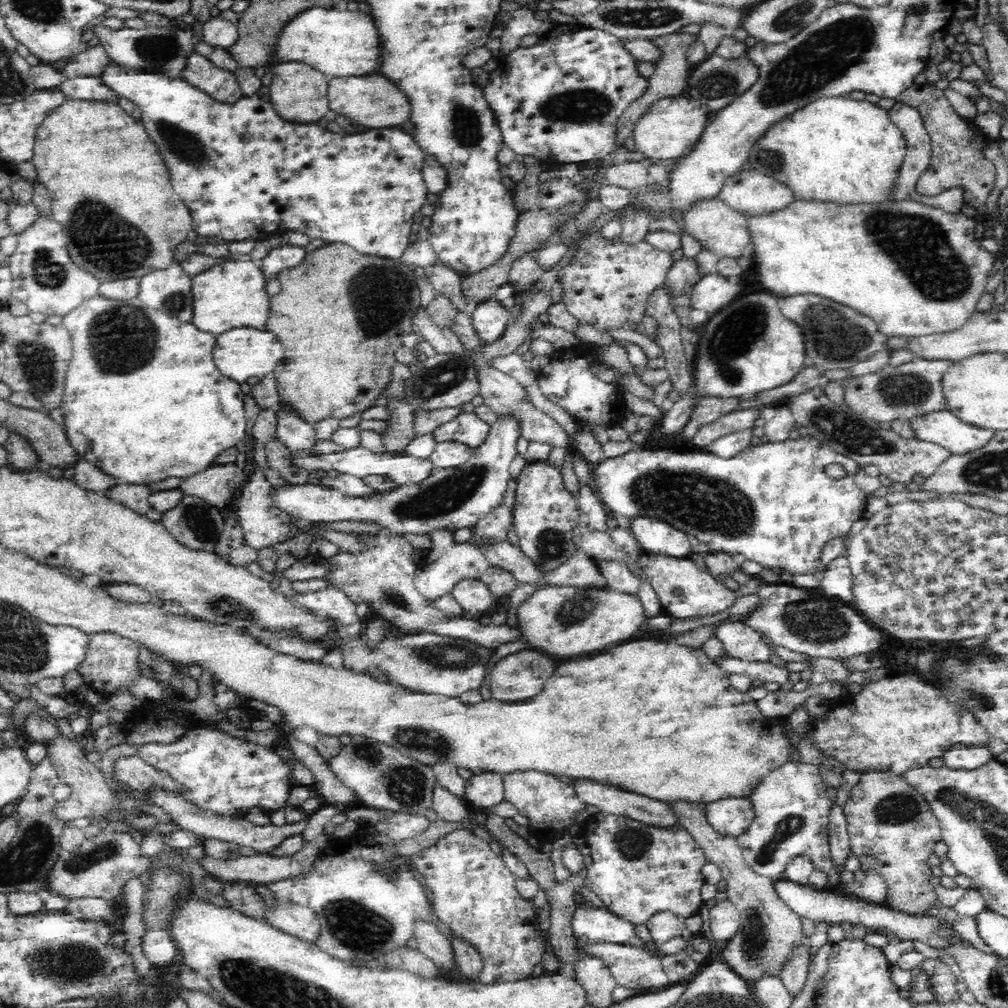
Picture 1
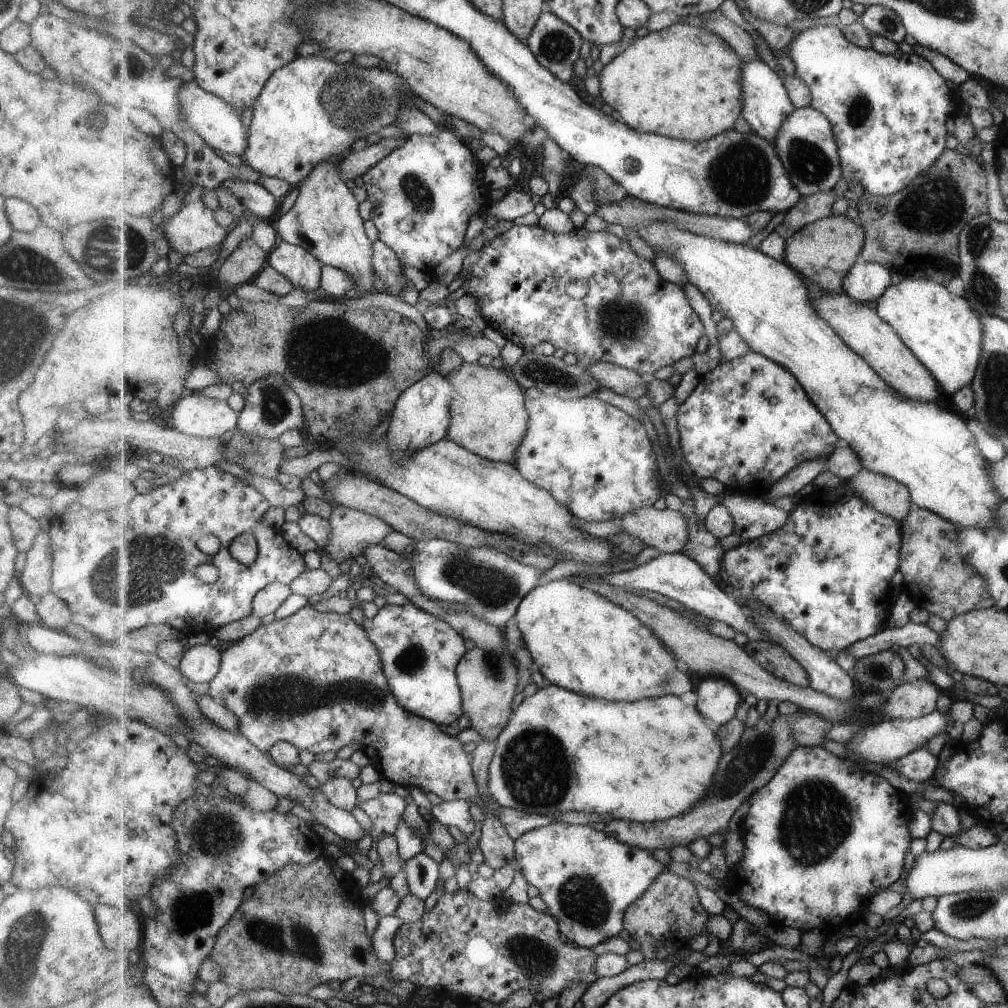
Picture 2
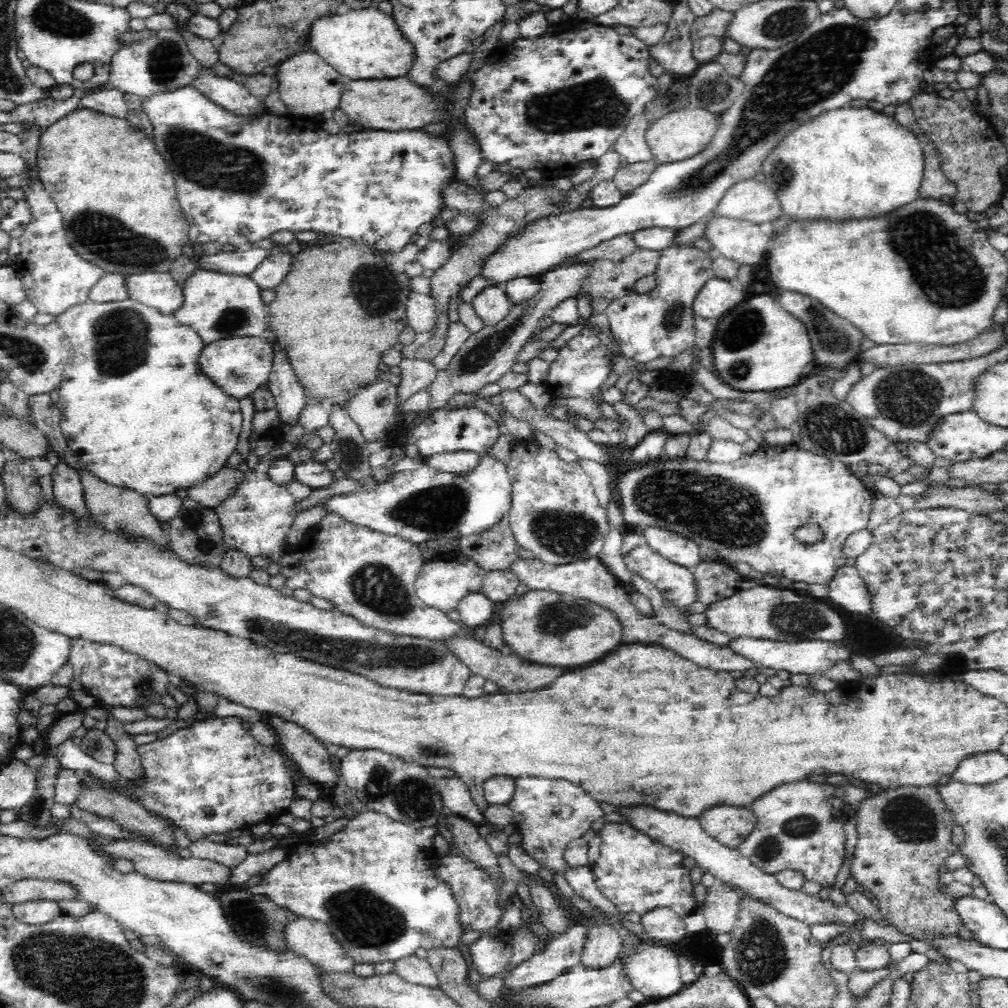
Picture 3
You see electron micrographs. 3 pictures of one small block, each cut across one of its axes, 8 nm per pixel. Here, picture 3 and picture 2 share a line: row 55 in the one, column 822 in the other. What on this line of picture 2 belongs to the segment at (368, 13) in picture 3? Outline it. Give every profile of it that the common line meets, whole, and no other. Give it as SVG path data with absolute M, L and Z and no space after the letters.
M651 222L635 230L653 252L669 254L683 264L683 270L687 272L691 283L707 297L714 310L721 310L724 318L732 320L733 328L747 340L751 351L761 353L795 375L810 399L834 427L843 444L851 446L859 456L865 470L902 482L909 488L913 504L939 514L958 528L1001 530L999 506L1003 506L1003 496L999 490L995 490L991 466L979 452L975 436L967 428L961 413L939 408L935 402L915 402L885 382L866 359L843 342L831 323L819 316L819 311L815 310L811 302L811 286L794 267L789 266L784 259L775 260L766 256L760 249L693 234L670 222Z

